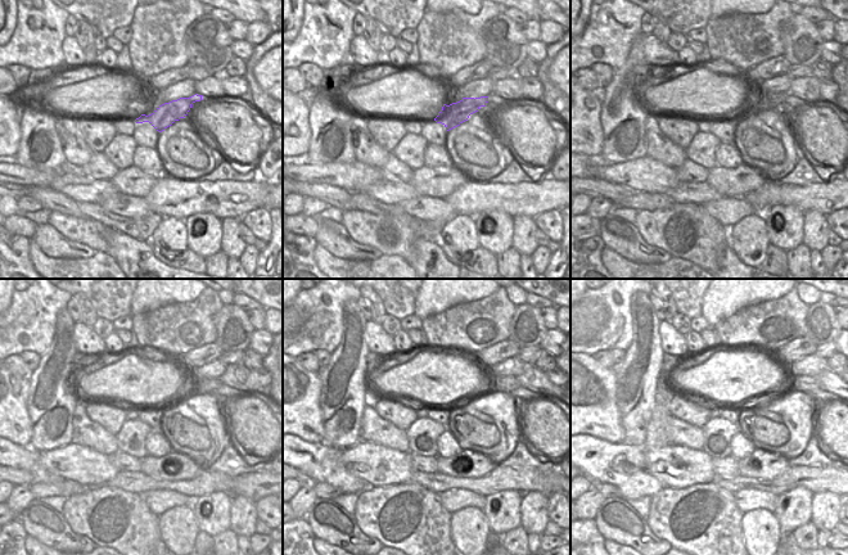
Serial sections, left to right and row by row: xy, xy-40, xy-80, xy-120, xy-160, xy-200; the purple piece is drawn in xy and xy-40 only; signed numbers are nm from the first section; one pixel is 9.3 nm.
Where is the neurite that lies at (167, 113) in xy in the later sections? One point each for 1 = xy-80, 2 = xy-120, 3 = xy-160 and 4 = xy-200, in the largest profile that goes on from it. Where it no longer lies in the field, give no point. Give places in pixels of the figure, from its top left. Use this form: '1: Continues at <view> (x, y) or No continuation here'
1: Continues at xy-80 (753, 107)
2: Continues at xy-120 (204, 386)
3: Continues at xy-160 (506, 384)
4: Continues at xy-200 (803, 383)

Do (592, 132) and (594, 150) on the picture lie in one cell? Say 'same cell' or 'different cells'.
same cell

